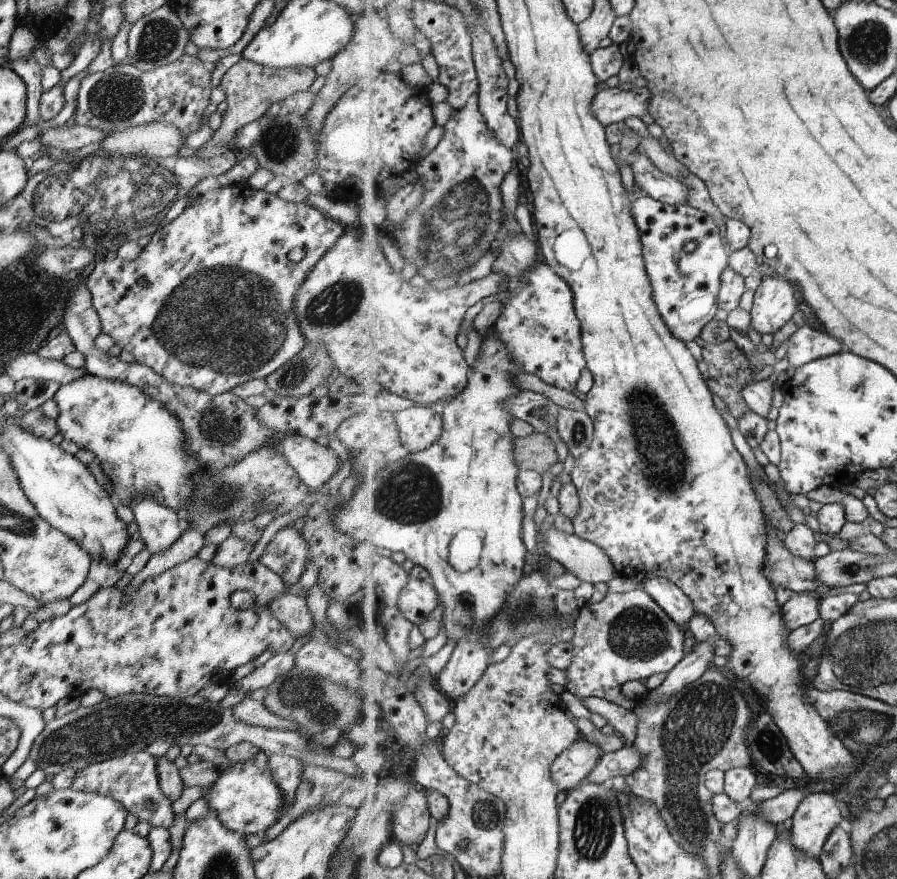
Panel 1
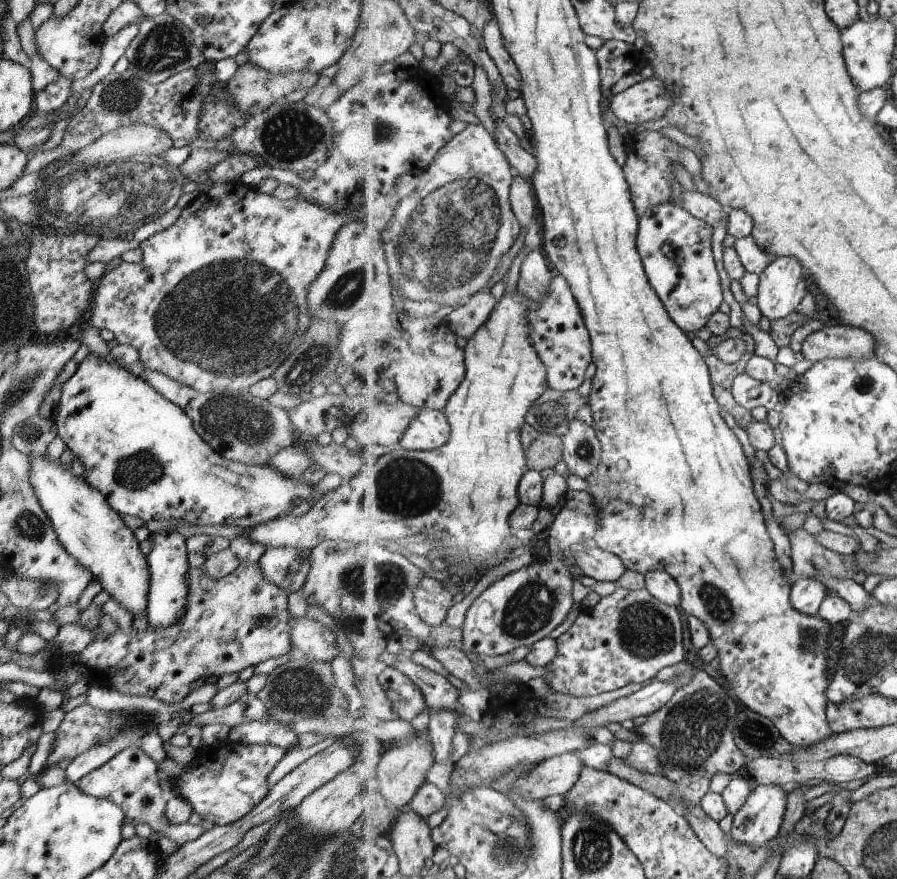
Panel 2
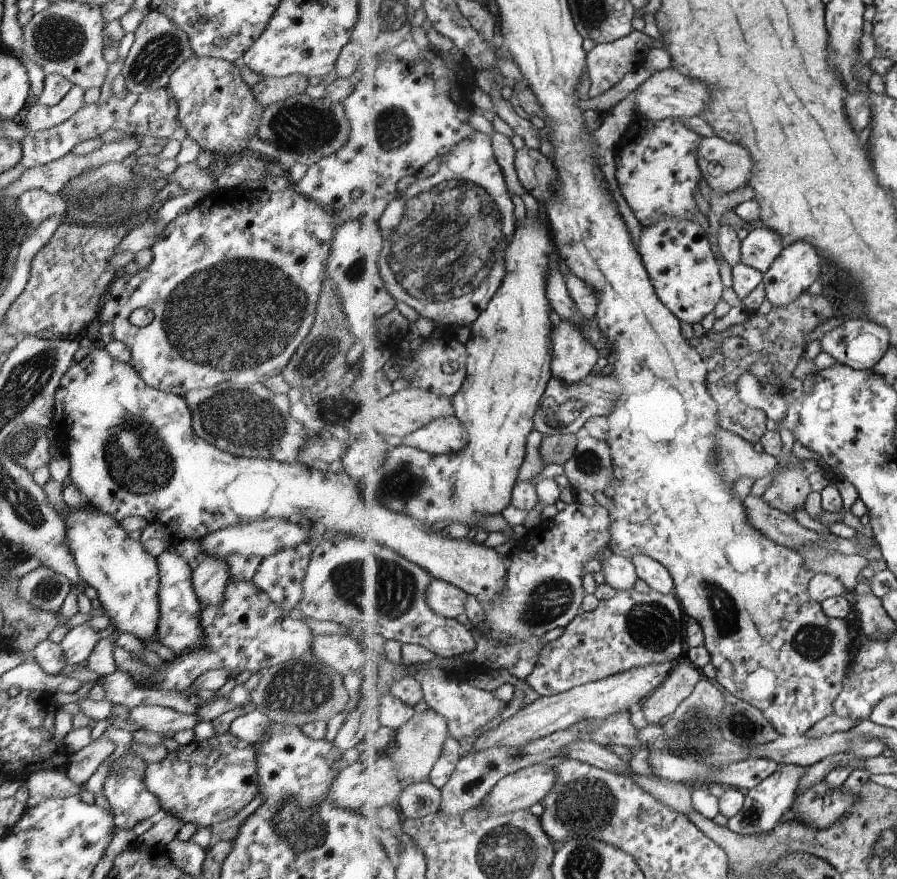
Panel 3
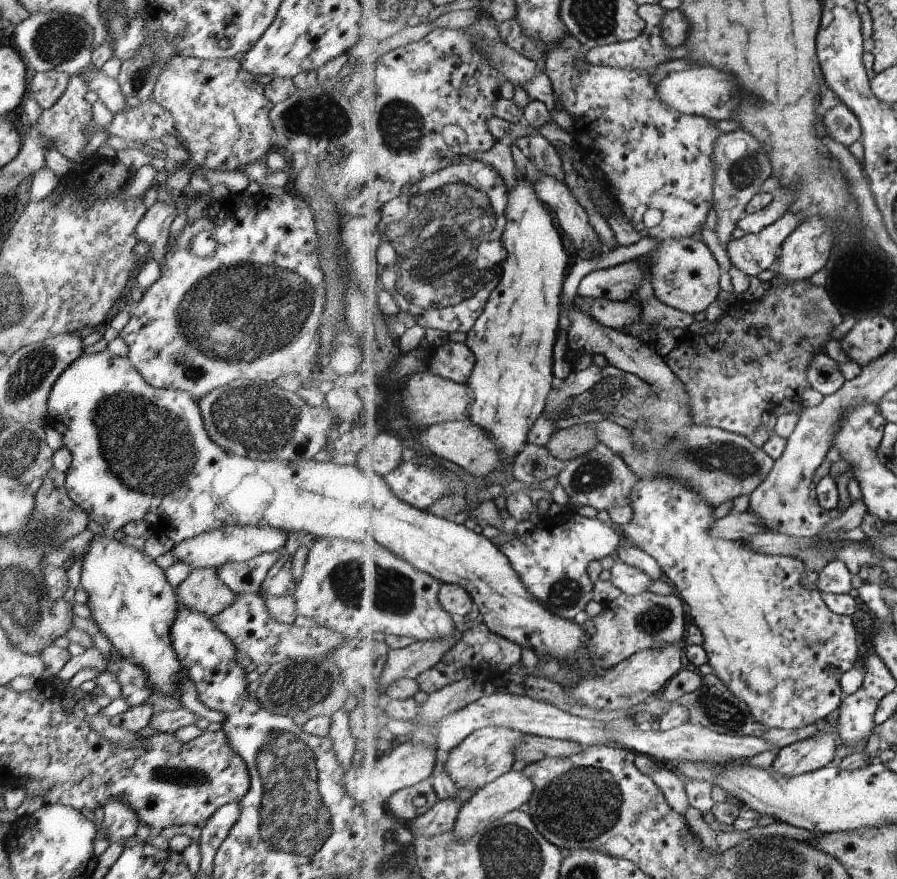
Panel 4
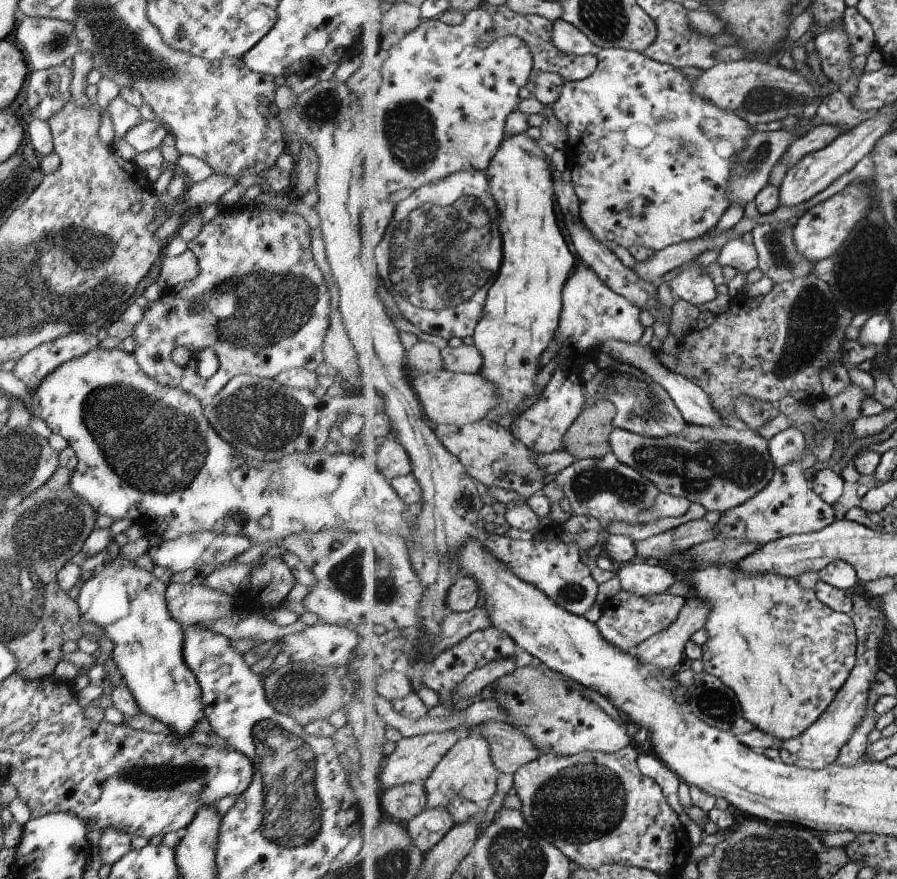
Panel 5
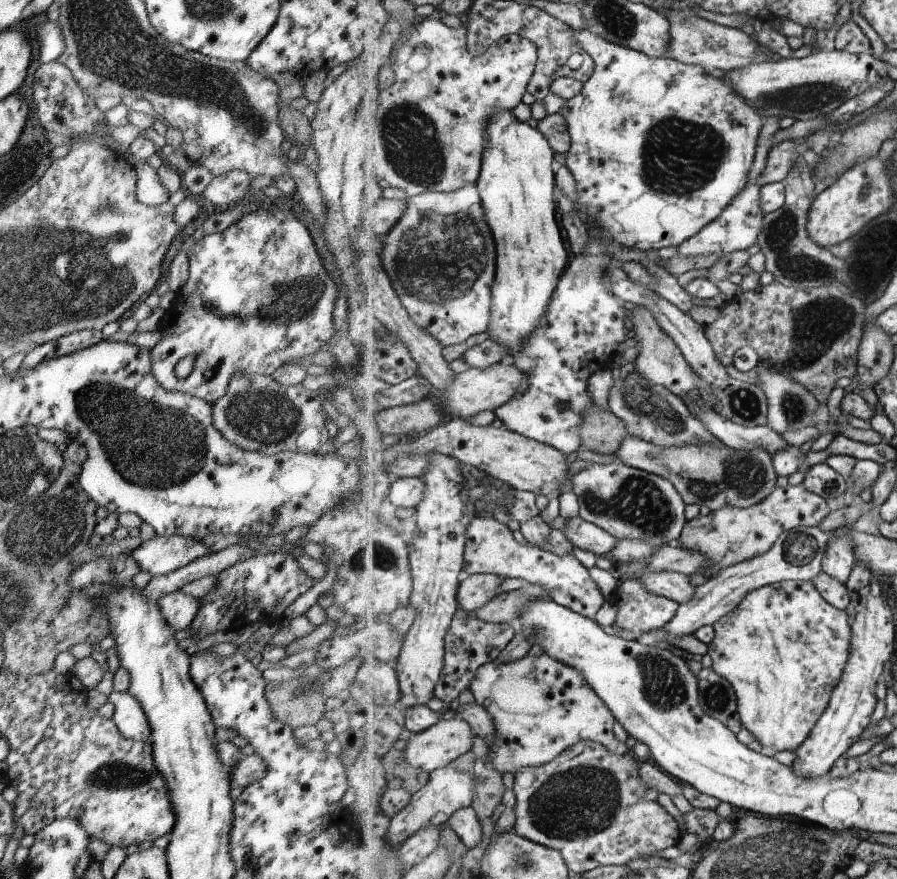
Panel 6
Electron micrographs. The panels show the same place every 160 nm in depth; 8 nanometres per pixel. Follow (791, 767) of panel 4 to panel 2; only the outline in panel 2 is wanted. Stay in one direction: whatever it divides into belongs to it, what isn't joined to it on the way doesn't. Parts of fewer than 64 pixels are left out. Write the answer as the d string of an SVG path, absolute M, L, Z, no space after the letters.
M777 784L756 785L745 804L734 815L731 838L737 844L765 848L783 828L788 796Z

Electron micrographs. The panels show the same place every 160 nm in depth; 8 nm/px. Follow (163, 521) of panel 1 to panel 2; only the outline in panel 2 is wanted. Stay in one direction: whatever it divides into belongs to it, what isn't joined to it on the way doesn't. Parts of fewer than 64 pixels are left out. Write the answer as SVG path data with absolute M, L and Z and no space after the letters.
M159 530L150 534L151 551L146 555L149 572L149 587L146 597L145 618L153 628L171 626L185 611L185 596L187 593L188 554L185 549L185 539L177 532Z

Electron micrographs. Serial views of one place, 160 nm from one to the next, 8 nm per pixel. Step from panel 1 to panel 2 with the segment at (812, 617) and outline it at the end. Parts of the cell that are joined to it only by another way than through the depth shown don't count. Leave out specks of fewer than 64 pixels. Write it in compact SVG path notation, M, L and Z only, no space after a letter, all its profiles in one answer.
M795 577L791 601L795 609L805 615L818 615L829 596L828 586L815 577Z

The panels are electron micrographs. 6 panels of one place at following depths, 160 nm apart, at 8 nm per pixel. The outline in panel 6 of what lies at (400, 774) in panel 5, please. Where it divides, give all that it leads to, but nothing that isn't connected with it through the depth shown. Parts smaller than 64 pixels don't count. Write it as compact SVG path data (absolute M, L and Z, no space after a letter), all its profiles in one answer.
M456 715L450 720L440 720L424 732L415 733L406 742L404 749L407 764L413 767L423 768L430 774L437 771L437 768L445 768L454 761L459 761L473 748L473 738L475 738L473 728L460 715Z

